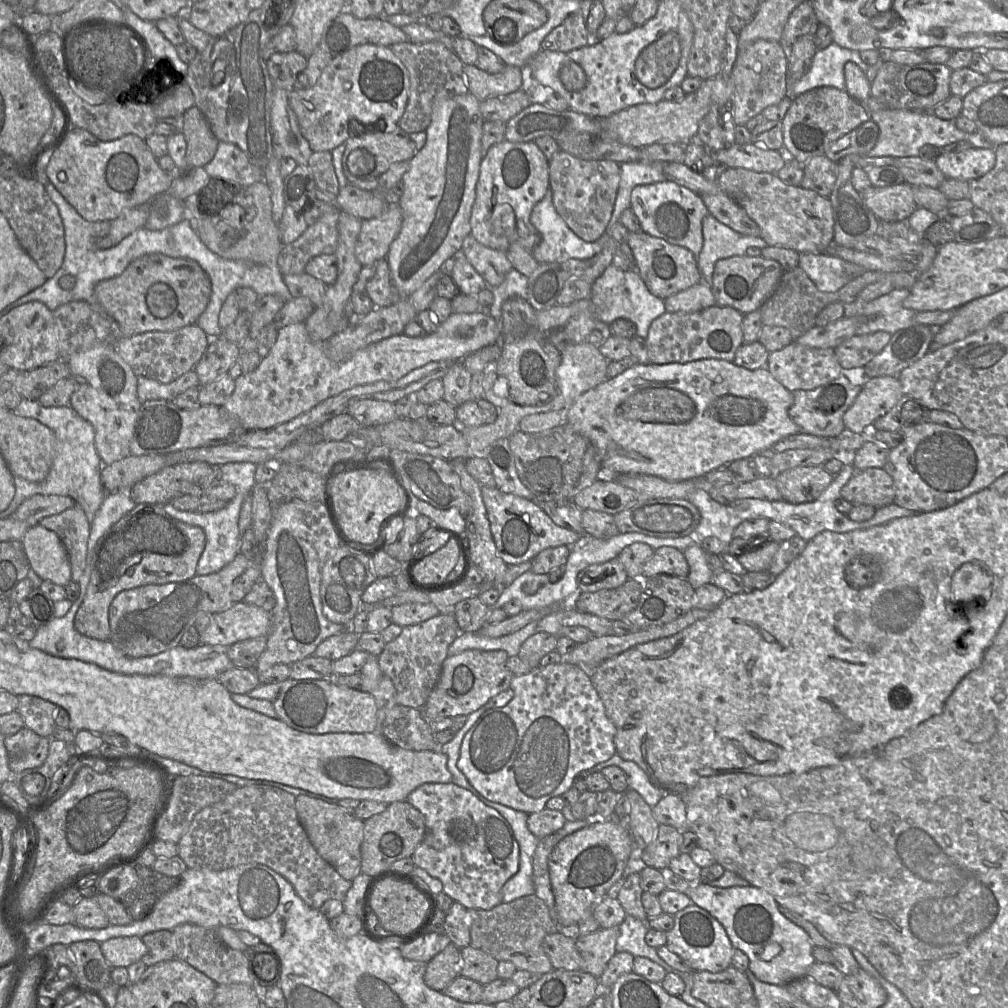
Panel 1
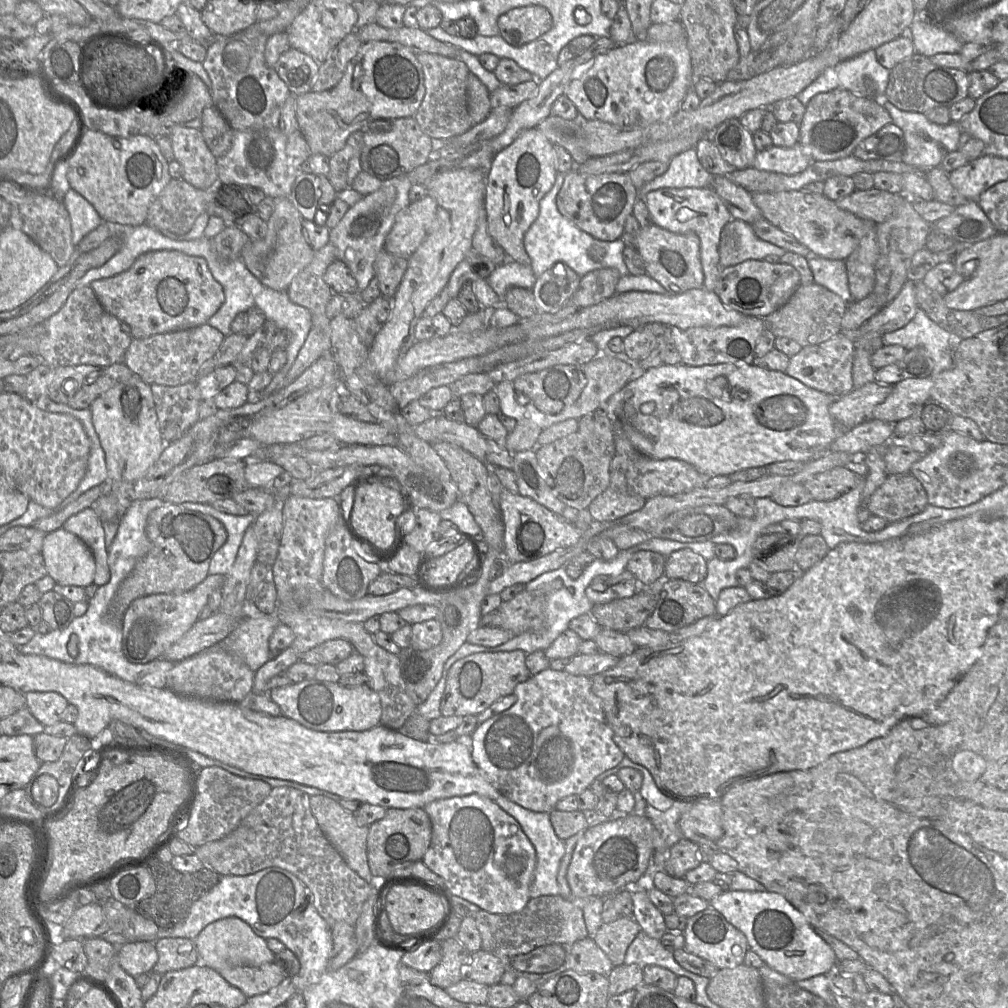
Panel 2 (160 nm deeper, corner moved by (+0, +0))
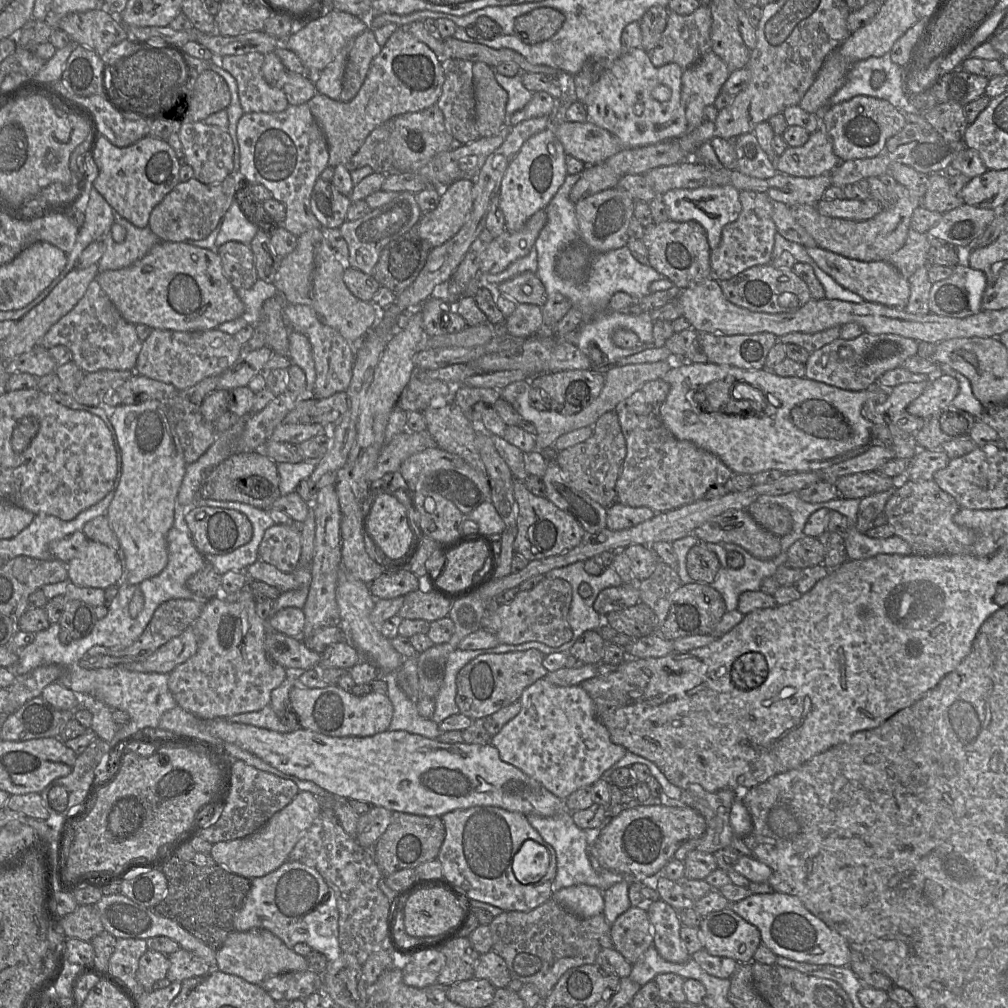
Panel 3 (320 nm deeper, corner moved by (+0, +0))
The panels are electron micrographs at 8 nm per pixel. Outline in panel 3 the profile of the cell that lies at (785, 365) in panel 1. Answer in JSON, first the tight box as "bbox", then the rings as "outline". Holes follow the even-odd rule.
{"bbox":[805,332,919,390],"outline":[[[864,332],[854,339],[838,338],[810,353],[805,363],[805,378],[823,382],[844,390],[866,390],[886,371],[900,367],[911,356],[917,355],[919,342],[896,334]]]}

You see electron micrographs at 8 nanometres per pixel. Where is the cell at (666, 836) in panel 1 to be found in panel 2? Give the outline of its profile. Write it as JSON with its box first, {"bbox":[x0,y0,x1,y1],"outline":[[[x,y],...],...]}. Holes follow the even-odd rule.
{"bbox":[663,838,702,878],"outline":[[[685,838],[673,844],[667,853],[663,871],[675,878],[684,878],[686,873],[700,865],[702,860],[699,857],[698,844]]]}

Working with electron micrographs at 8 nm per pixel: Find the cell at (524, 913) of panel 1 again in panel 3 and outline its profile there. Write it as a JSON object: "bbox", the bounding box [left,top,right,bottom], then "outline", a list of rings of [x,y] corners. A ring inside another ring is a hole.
{"bbox":[489,899,613,1001],"outline":[[[549,899],[529,912],[504,911],[489,924],[492,951],[502,957],[512,979],[533,984],[542,1001],[569,969],[595,964],[599,952],[613,948],[611,925],[603,914],[581,918]]]}

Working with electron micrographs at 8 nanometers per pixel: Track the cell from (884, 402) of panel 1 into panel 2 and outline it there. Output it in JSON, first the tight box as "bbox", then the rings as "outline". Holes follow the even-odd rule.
{"bbox":[871,377,933,424],"outline":[[[931,377],[898,382],[885,401],[874,408],[871,419],[894,424],[908,418],[920,404],[931,398],[933,385]]]}

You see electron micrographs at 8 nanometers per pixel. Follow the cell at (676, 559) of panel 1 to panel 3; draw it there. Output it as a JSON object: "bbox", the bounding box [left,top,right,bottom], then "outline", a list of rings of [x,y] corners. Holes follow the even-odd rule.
{"bbox":[686,544,721,585],"outline":[[[697,544],[688,551],[686,568],[694,582],[711,585],[721,565],[714,552],[703,544]]]}

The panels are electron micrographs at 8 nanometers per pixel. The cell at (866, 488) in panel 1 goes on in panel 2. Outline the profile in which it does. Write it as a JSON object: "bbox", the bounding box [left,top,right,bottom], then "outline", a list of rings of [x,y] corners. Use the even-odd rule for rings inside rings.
{"bbox":[864,474,928,523],"outline":[[[888,474],[864,505],[873,515],[892,523],[923,511],[928,498],[921,482],[912,474]]]}

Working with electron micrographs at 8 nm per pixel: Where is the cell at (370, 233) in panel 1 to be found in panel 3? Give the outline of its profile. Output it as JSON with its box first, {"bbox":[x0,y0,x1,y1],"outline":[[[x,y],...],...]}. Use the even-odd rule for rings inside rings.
{"bbox":[412,179,473,247],"outline":[[[461,179],[441,190],[438,206],[430,212],[422,213],[418,223],[412,228],[428,241],[432,247],[440,246],[455,236],[467,222],[472,206],[473,179]]]}

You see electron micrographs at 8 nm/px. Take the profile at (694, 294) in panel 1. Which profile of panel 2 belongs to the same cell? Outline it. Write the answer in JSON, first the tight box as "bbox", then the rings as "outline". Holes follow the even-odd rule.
{"bbox":[644,188,732,291],"outline":[[[661,188],[644,197],[653,224],[673,233],[693,232],[700,239],[700,260],[704,274],[703,288],[714,291],[722,269],[719,266],[719,247],[722,230],[732,216],[718,194],[711,188]]]}

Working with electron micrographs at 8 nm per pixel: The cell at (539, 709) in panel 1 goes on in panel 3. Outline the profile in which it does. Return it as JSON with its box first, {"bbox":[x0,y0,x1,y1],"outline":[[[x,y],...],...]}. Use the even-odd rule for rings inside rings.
{"bbox":[489,678,627,800],"outline":[[[542,678],[522,692],[519,702],[521,710],[518,715],[491,737],[489,744],[498,750],[502,761],[520,769],[561,800],[583,787],[592,786],[627,753],[624,747],[611,741],[608,729],[595,714],[591,698],[580,685],[557,686]]]}

